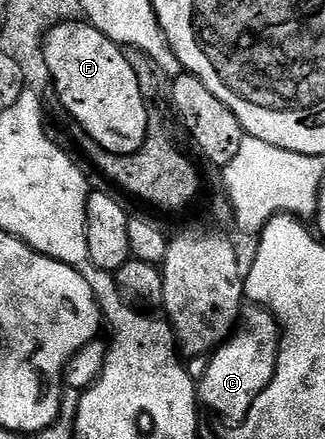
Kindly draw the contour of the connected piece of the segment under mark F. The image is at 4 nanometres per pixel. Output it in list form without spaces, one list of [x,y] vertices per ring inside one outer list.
[[[75,21],[52,27],[42,41],[42,49],[52,90],[58,94],[63,109],[86,130],[85,134],[106,151],[117,155],[131,155],[139,151],[144,145],[147,133],[152,129],[149,111],[151,108],[141,95],[140,83],[132,66],[125,60],[123,48],[113,43],[104,33],[100,33],[100,29],[91,27],[89,22]]]

